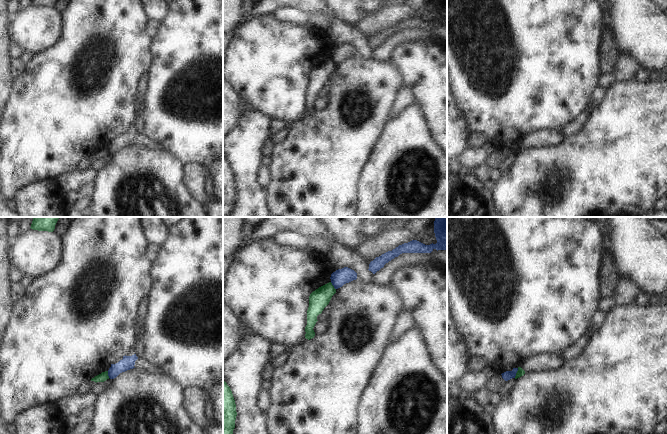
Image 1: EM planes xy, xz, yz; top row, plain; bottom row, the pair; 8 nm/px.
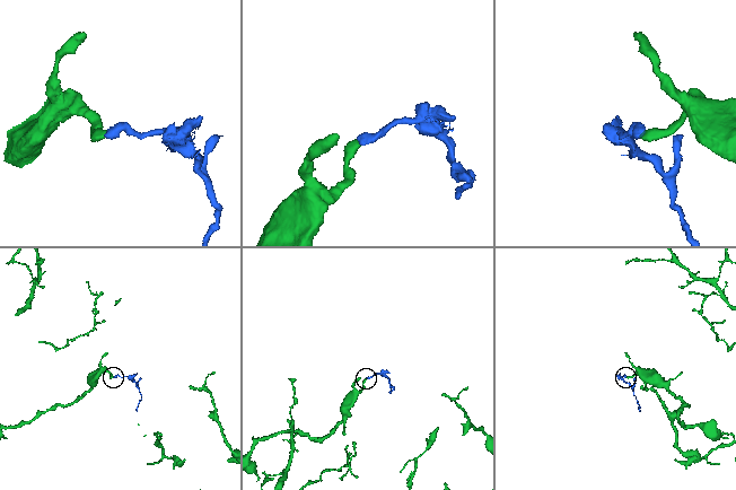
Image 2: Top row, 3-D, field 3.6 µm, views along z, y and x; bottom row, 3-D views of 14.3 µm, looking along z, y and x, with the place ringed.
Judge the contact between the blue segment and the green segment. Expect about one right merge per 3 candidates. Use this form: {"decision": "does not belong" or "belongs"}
{"decision": "does not belong"}

